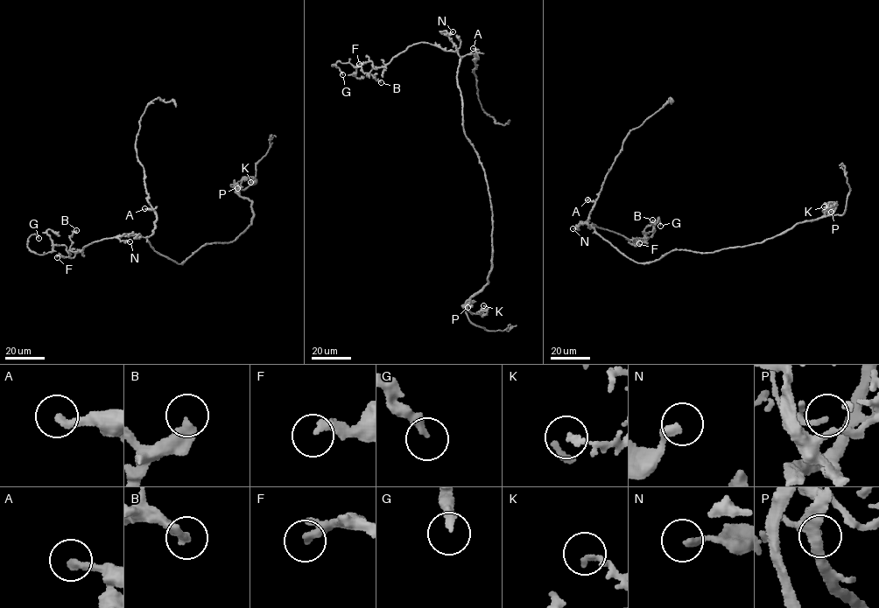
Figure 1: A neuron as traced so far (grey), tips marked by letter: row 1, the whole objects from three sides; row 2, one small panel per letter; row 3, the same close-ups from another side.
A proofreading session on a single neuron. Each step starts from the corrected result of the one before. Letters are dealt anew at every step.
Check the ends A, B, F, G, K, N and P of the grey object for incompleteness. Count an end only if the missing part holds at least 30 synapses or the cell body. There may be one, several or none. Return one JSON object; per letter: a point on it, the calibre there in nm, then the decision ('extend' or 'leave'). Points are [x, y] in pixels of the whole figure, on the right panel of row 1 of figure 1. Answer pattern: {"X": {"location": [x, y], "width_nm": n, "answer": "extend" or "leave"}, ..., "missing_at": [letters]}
{"A": {"location": [587, 199], "width_nm": 280, "answer": "leave"}, "B": {"location": [652, 220], "width_nm": 340, "answer": "leave"}, "F": {"location": [639, 243], "width_nm": 200, "answer": "leave"}, "G": {"location": [660, 226], "width_nm": 280, "answer": "leave"}, "K": {"location": [824, 206], "width_nm": 150, "answer": "leave"}, "N": {"location": [573, 228], "width_nm": 280, "answer": "leave"}, "P": {"location": [831, 212], "width_nm": 160, "answer": "leave"}, "missing_at": []}

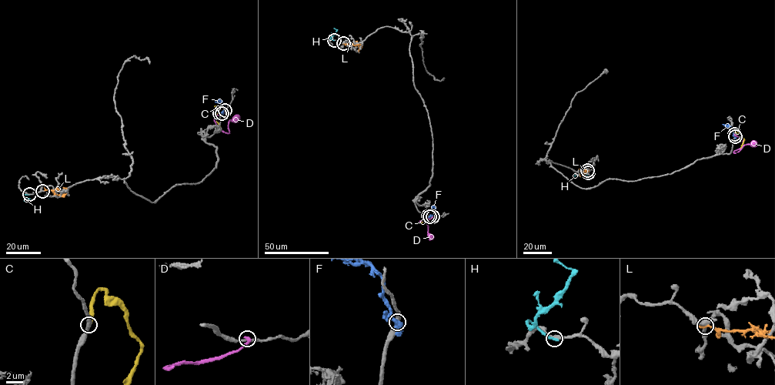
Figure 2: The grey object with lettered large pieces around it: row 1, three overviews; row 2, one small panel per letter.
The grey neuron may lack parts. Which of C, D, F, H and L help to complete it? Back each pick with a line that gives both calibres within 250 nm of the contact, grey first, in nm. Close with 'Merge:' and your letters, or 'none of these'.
C: calibres 280 and 280 nm
Merge: C

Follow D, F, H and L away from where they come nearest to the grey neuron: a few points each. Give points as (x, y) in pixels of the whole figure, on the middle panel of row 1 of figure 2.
D: (432, 216), (419, 221), (428, 219), (428, 232), (432, 239)
F: (429, 216), (434, 214), (432, 207), (435, 203)
H: (334, 40), (329, 38), (336, 30), (334, 28)
L: (343, 43), (361, 45), (359, 51)

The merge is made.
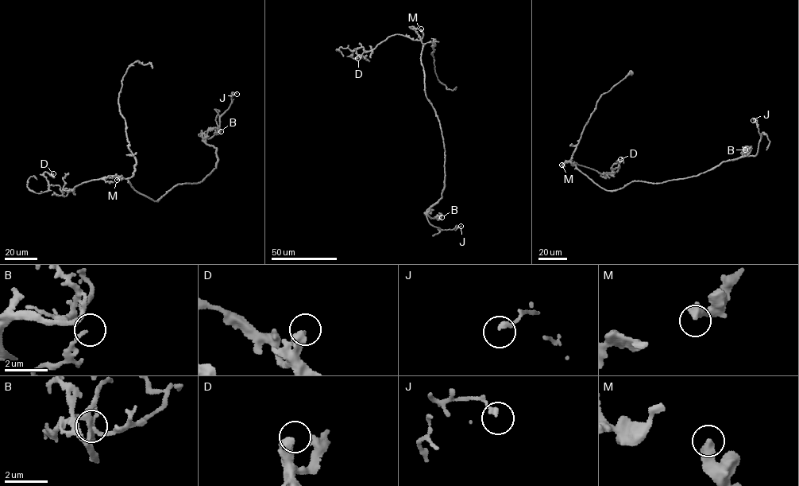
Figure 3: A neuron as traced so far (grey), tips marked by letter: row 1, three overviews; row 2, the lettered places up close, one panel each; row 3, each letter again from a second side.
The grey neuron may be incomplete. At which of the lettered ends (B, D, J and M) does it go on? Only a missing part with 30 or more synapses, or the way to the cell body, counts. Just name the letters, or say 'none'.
none

